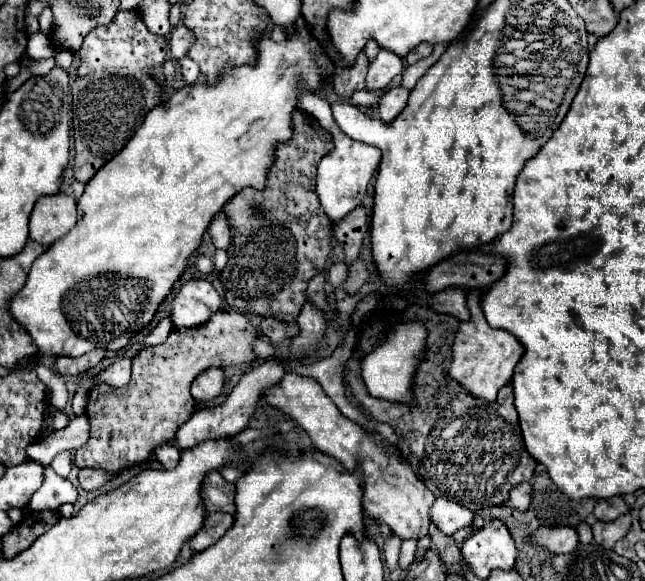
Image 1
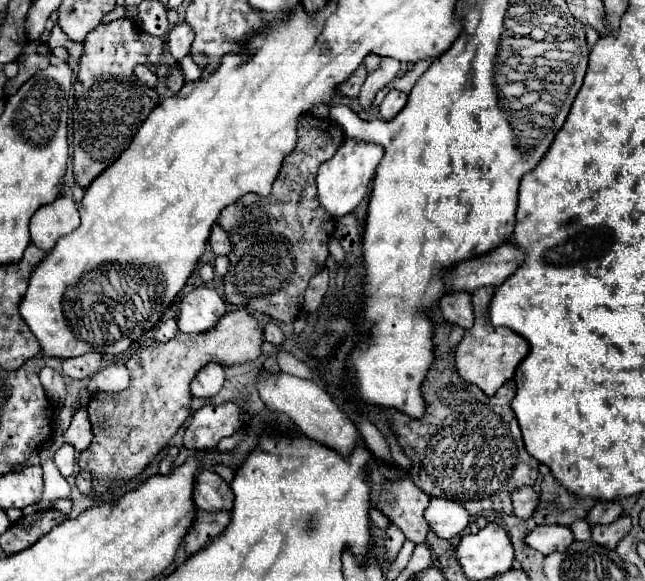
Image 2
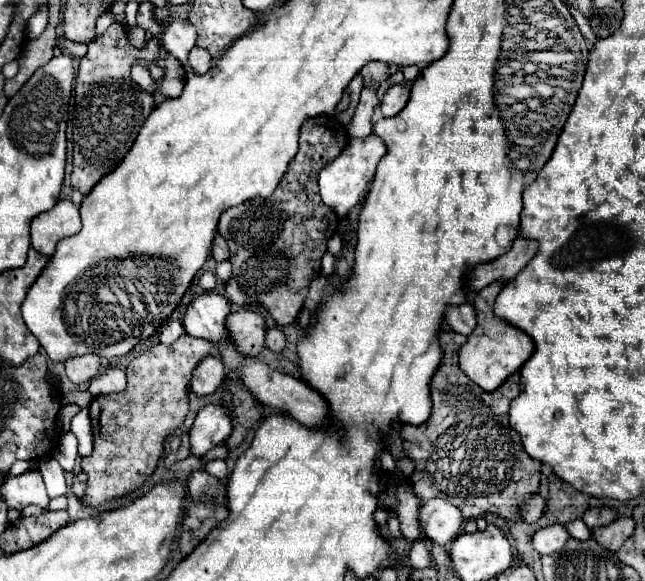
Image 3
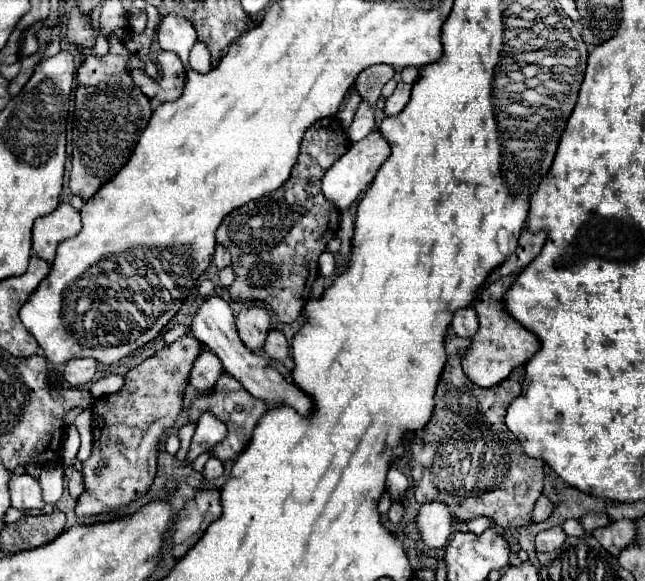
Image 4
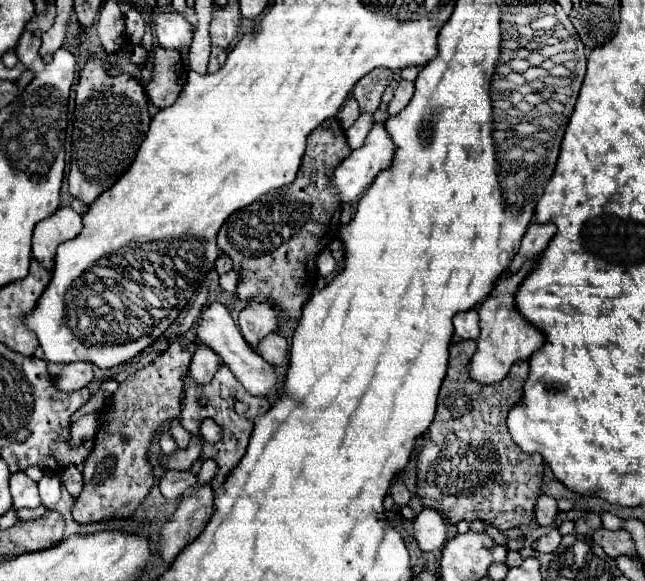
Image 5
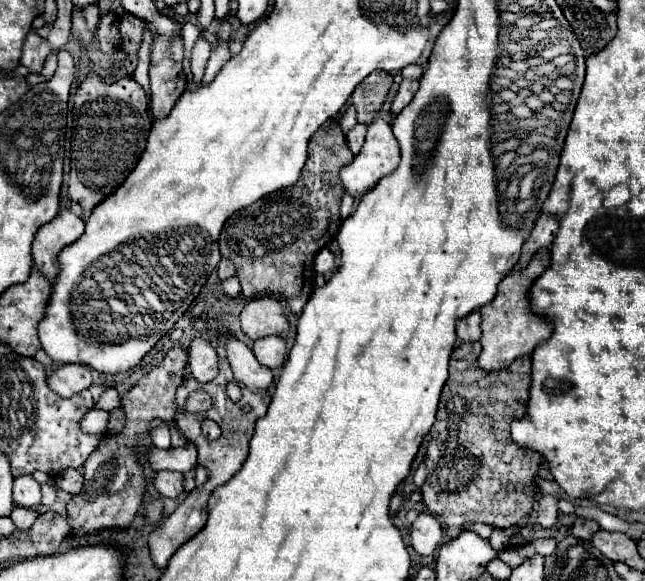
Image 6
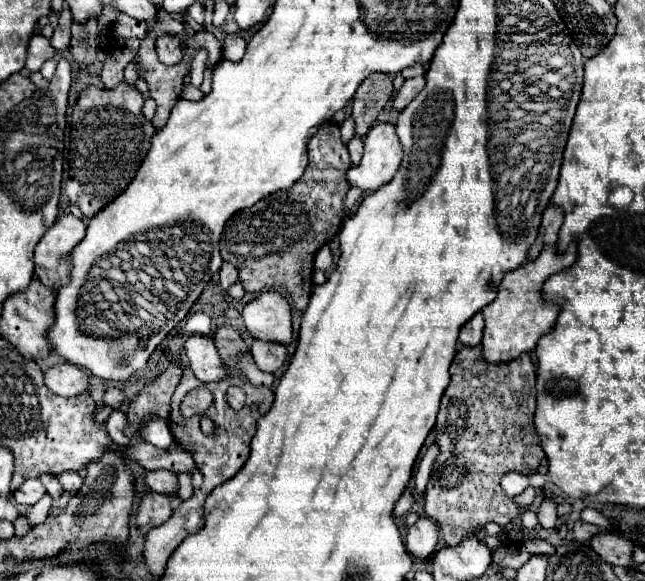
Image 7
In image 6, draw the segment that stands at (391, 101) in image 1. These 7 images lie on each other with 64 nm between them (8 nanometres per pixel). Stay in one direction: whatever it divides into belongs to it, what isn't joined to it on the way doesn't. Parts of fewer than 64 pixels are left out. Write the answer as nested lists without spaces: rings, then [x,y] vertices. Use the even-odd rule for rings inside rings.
[[[402,80],[398,92],[392,100],[392,114],[398,114],[406,104],[410,104],[416,90],[418,90],[418,80]]]

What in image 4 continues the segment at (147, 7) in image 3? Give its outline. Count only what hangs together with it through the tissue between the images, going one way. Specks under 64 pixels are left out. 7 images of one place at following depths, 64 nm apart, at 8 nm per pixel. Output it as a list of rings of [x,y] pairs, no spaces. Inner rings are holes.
[[[134,10],[132,14],[130,14],[130,28],[136,32],[136,34],[140,34],[144,28],[146,28],[146,12],[144,10]]]

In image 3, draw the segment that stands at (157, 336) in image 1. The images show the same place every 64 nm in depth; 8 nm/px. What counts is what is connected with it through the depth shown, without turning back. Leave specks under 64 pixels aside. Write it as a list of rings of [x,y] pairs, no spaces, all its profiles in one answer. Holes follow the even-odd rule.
[[[170,320],[162,326],[162,330],[158,332],[160,336],[160,342],[164,344],[172,344],[176,338],[180,338],[184,334],[184,328],[182,328],[182,322],[180,320]]]

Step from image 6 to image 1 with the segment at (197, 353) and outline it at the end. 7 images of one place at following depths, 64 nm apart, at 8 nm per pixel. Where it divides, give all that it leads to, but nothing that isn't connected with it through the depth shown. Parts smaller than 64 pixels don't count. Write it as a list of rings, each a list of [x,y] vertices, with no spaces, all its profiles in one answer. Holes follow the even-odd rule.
[[[210,368],[192,382],[192,396],[196,402],[210,402],[220,394],[222,384],[224,372],[220,368]]]

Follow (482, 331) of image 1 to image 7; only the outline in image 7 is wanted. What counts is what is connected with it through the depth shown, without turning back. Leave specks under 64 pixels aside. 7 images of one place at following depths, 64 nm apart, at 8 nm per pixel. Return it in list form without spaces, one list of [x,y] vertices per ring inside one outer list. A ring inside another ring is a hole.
[[[570,244],[570,248],[560,256],[556,254],[556,246],[546,246],[540,256],[508,274],[504,274],[498,296],[492,304],[488,304],[482,314],[486,320],[484,336],[482,336],[482,348],[484,348],[484,360],[492,362],[510,362],[522,352],[532,352],[542,336],[546,336],[554,328],[554,320],[558,316],[558,308],[552,304],[546,304],[542,300],[542,282],[568,268],[576,260],[576,244]]]

